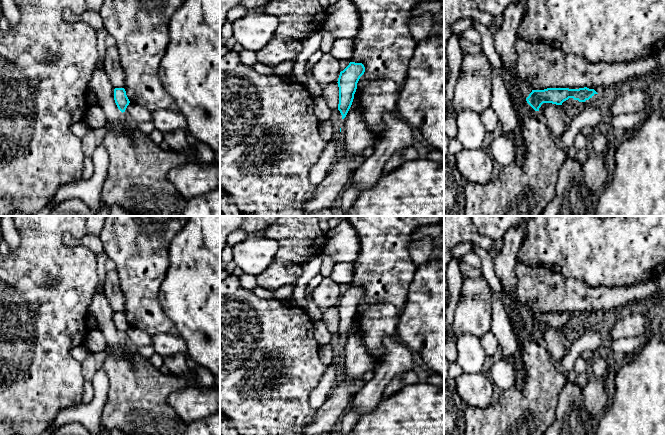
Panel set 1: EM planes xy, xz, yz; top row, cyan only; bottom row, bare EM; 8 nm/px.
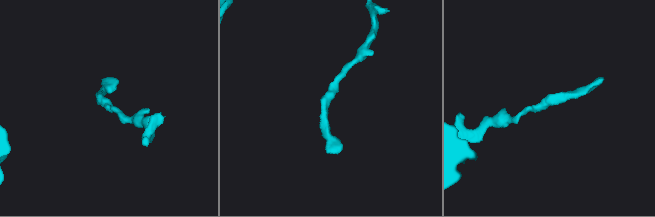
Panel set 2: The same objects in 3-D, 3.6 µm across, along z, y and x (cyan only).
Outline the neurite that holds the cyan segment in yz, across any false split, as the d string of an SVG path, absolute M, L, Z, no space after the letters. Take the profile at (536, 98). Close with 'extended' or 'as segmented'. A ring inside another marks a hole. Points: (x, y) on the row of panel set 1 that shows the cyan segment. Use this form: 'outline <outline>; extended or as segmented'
outline M587 87L579 89L547 88L544 90L532 90L526 98L526 101L535 111L539 111L543 103L562 105L562 103L569 98L573 98L579 102L585 102L595 94L598 93L594 89L589 89Z; as segmented

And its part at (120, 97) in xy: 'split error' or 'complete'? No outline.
complete

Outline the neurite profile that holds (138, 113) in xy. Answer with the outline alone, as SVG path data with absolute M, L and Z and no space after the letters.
M130 102L125 110L125 113L132 118L134 125L152 120L152 112L146 107L135 103Z

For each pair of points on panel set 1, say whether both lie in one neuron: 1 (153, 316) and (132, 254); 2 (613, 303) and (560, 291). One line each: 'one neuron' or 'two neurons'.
1: one neuron
2: one neuron

